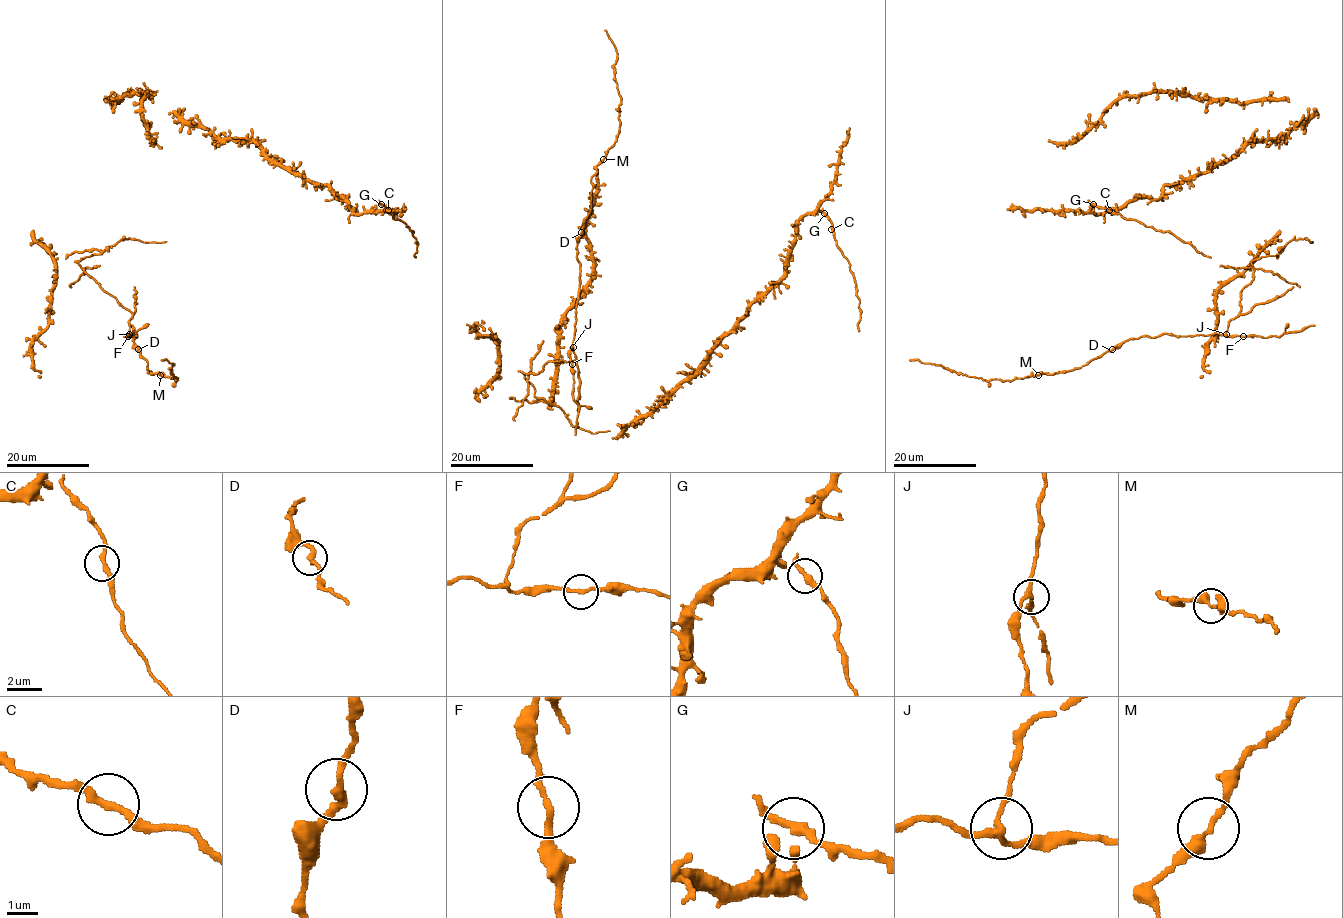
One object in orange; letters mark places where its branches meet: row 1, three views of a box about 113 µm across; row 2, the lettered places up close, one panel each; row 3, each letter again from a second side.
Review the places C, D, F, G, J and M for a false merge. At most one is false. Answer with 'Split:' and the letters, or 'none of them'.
Split: J

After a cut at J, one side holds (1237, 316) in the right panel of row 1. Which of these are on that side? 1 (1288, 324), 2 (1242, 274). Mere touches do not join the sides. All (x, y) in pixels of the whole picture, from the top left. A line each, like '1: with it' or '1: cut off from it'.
1: cut off from it
2: cut off from it

